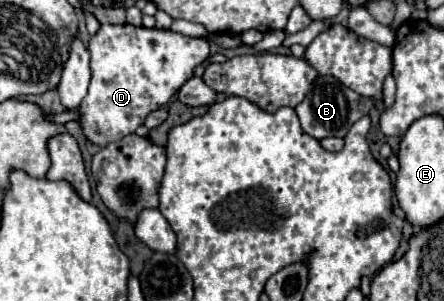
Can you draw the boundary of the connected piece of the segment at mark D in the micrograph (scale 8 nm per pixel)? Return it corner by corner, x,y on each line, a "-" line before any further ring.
130,23
100,25
90,43
90,69
92,81
88,95
78,107
80,127
84,137
106,147
136,131
150,111
164,107
172,95
192,77
196,65
208,59
208,39
188,37
170,29
148,29

